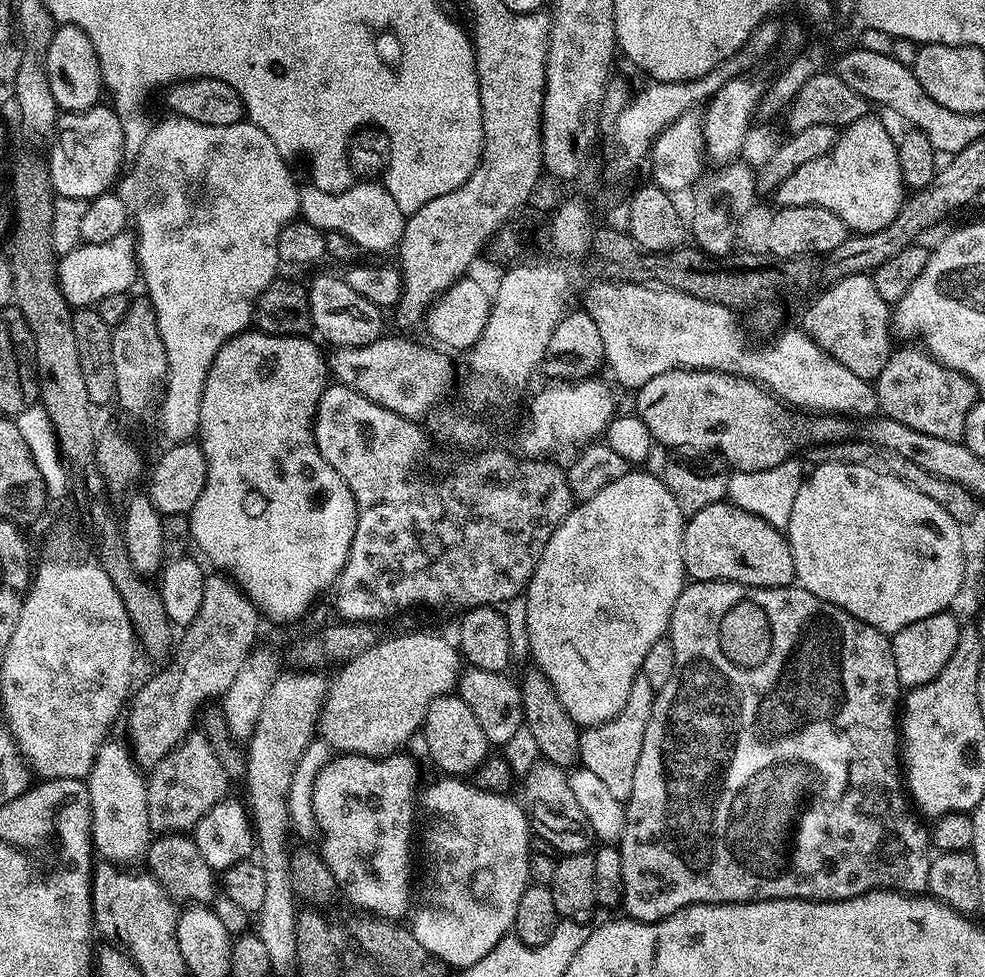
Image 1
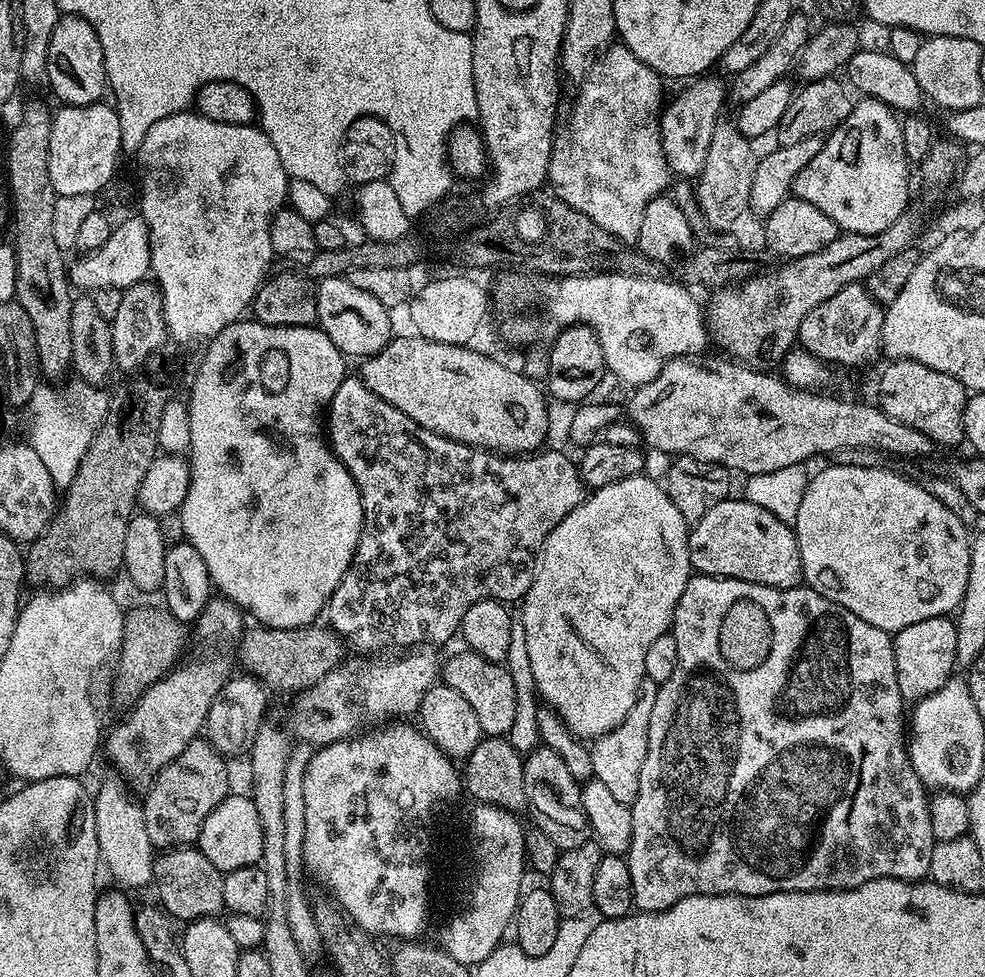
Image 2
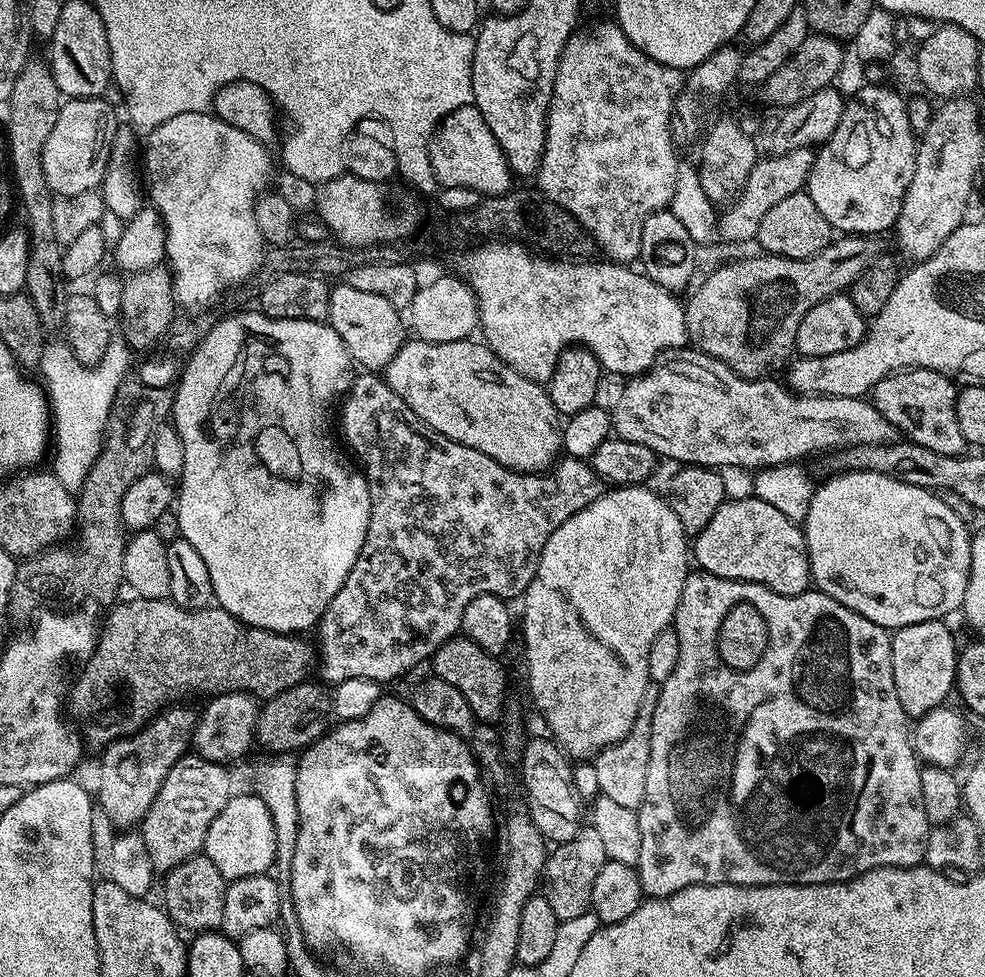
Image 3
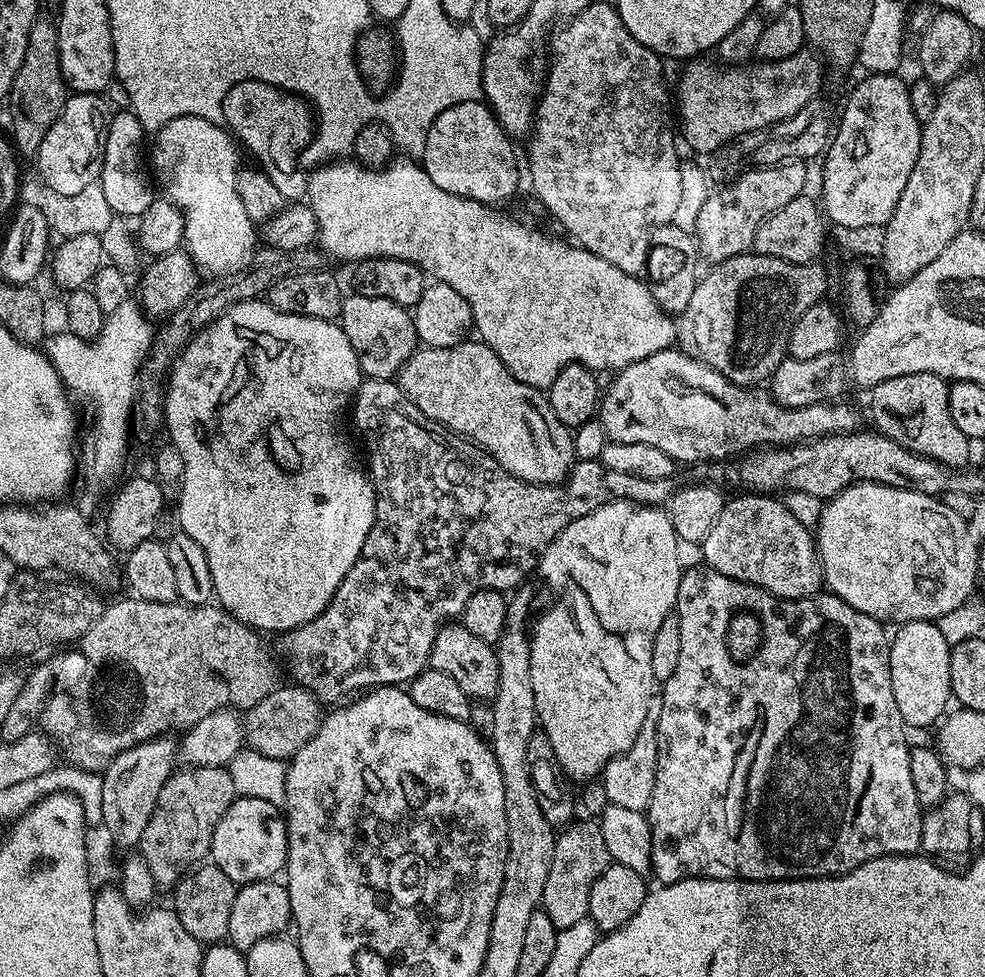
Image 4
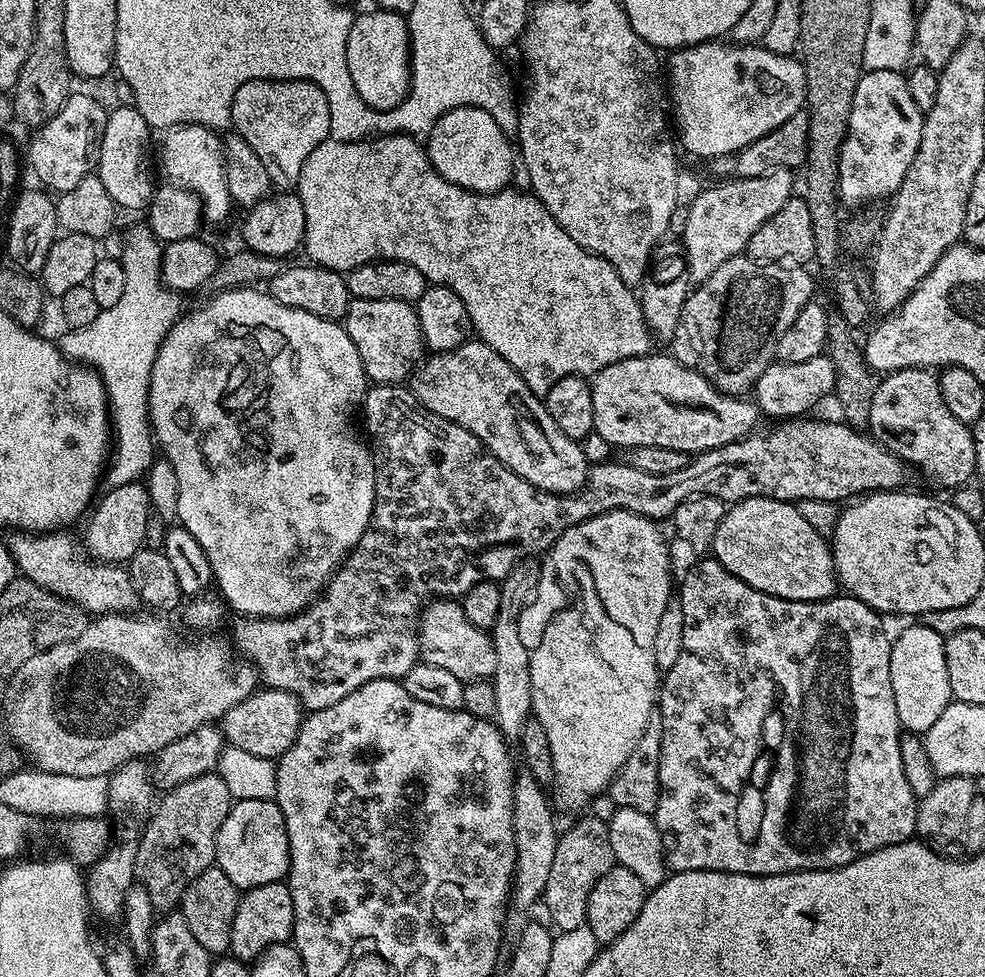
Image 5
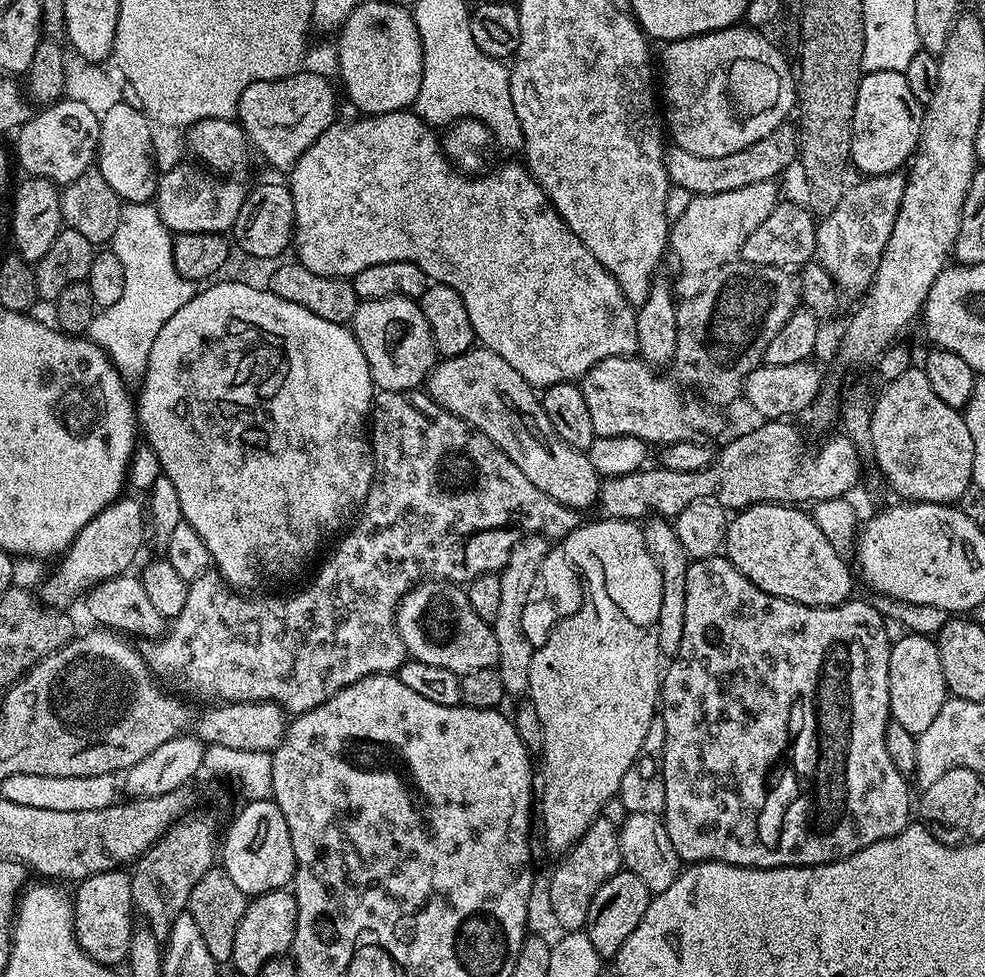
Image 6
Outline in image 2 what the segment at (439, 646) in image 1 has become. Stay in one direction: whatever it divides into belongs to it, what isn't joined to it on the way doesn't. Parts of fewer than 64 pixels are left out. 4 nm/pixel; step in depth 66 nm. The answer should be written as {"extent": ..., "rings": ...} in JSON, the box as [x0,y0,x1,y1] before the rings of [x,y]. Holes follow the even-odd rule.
{"extent":[287,646,442,746],"rings":[[[417,646],[385,664],[360,664],[357,668],[341,666],[334,669],[326,674],[326,678],[314,682],[314,686],[293,699],[296,701],[288,712],[287,724],[291,735],[300,736],[296,738],[303,743],[323,746],[347,740],[357,735],[365,725],[376,726],[397,718],[415,717],[420,710],[422,694],[437,683],[442,672],[441,657],[436,657],[432,652],[435,651],[431,647]]]}

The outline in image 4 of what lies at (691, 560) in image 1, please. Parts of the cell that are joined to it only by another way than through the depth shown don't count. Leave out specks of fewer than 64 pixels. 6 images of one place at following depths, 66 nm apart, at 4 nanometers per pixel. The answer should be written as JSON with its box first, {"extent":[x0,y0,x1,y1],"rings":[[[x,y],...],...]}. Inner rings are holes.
{"extent":[702,494,824,600],"rings":[[[739,494],[727,501],[722,510],[722,514],[718,514],[718,522],[714,522],[714,526],[710,530],[710,534],[706,534],[702,545],[704,551],[703,563],[709,568],[718,570],[718,574],[726,574],[726,578],[734,578],[740,580],[743,584],[753,584],[762,590],[766,590],[770,594],[780,596],[783,600],[805,600],[808,596],[817,595],[821,591],[824,584],[824,572],[820,569],[820,555],[816,553],[816,542],[813,533],[806,527],[802,526],[802,522],[798,522],[798,518],[794,518],[794,514],[790,514],[787,503],[783,499],[777,498],[772,494]]]}

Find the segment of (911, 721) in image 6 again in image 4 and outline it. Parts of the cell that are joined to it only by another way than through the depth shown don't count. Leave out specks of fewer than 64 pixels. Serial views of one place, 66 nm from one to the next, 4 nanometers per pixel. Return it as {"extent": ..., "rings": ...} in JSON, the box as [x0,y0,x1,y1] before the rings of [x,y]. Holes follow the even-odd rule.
{"extent":[890,620,953,728],"rings":[[[911,620],[899,625],[890,636],[890,678],[894,686],[894,702],[898,702],[905,725],[912,728],[928,728],[935,725],[949,711],[953,699],[950,686],[950,654],[952,645],[946,642],[942,630],[931,620]]]}

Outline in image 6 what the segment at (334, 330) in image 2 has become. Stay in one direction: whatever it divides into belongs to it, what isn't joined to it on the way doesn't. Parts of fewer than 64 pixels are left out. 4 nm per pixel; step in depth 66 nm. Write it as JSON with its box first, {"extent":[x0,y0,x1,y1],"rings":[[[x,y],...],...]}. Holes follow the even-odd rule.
{"extent":[350,296,438,392],"rings":[[[405,296],[359,301],[350,331],[362,346],[362,354],[366,354],[373,385],[381,392],[419,389],[438,363],[436,343],[420,305]]]}

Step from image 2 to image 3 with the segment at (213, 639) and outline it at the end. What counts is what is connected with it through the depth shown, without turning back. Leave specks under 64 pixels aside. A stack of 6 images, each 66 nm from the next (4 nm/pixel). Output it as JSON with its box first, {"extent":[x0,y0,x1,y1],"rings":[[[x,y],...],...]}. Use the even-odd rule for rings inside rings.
{"extent":[98,706,198,829],"rings":[[[169,706],[157,712],[143,728],[112,741],[101,751],[104,753],[100,756],[98,808],[117,824],[117,829],[131,829],[144,819],[166,774],[170,774],[170,766],[189,751],[192,735],[196,733],[198,712],[197,709],[180,707],[184,706]]]}

